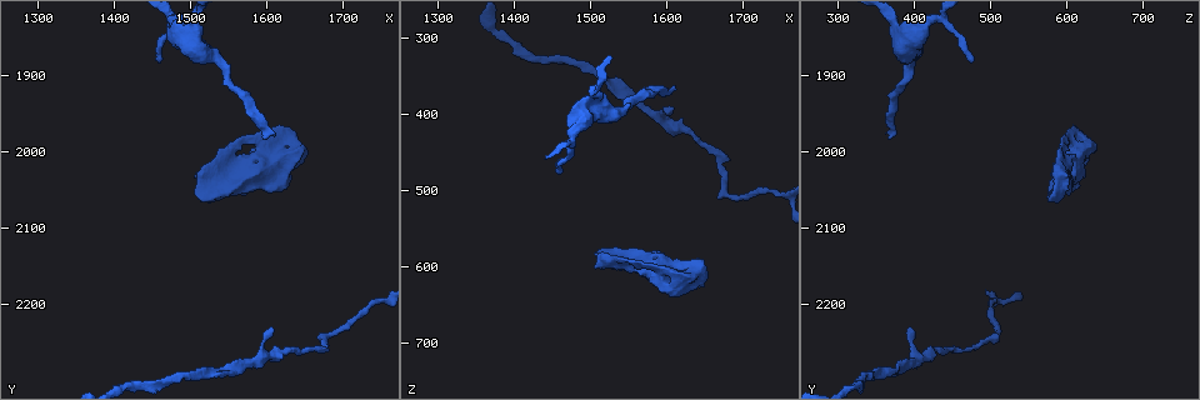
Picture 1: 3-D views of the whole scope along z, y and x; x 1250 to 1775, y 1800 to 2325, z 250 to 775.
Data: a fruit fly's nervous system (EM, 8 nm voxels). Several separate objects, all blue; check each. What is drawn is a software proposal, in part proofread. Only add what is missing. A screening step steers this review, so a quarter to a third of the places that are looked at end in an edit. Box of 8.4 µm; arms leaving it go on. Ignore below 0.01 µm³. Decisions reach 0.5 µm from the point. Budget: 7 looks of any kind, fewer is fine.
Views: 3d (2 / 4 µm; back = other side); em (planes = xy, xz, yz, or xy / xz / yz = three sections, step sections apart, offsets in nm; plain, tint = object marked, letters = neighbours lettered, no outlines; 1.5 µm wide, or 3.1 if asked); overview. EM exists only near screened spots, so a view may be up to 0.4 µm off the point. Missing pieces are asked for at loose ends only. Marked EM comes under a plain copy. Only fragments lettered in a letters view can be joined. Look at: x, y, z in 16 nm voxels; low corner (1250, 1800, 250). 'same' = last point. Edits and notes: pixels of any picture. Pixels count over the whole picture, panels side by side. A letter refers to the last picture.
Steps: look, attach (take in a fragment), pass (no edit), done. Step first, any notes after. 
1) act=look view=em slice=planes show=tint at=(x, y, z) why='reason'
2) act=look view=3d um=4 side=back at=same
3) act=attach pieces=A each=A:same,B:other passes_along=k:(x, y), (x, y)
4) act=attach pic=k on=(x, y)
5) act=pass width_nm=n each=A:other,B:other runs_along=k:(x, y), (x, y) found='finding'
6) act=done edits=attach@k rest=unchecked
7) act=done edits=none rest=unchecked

act=look view=3d um=2 at=(1600, 1985, 365) why='branch stops here'

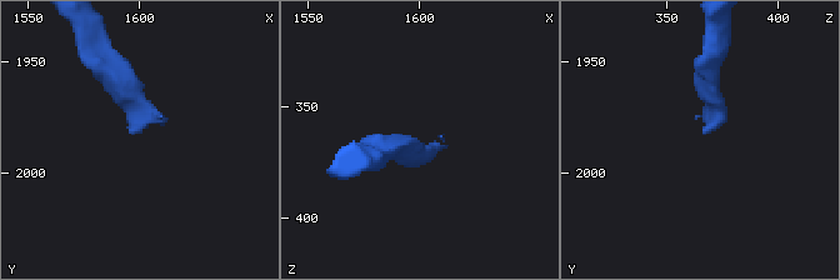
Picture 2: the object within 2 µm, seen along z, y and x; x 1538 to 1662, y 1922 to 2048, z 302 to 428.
act=look view=em slice=xz step=4 show=tint at=(1599, 1982, 365) why='need the tissue'

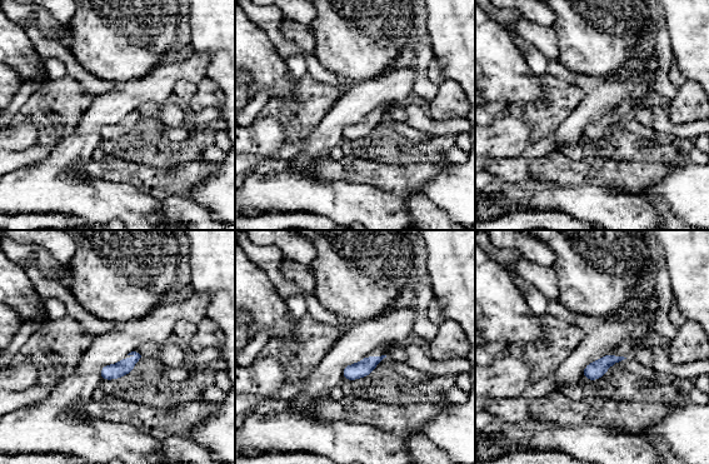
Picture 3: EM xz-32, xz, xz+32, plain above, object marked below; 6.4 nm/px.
act=look view=em slice=xz step=4 show=letters at=same

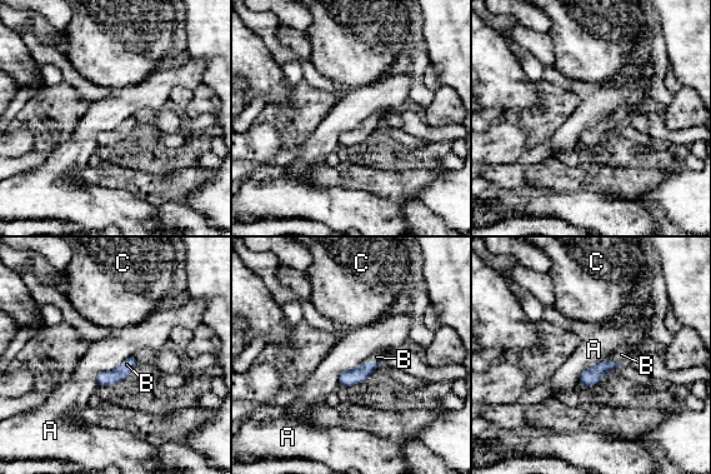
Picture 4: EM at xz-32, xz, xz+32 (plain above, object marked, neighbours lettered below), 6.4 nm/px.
act=attach pieces=B each=A:other,B:same,C:other passes_along=4:(361, 373), (371, 363), (376, 357) found='it goes on there'

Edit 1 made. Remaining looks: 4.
act=look view=em um=3.1 slice=planes show=letters at=(1605, 2230, 395) why='tapers out'

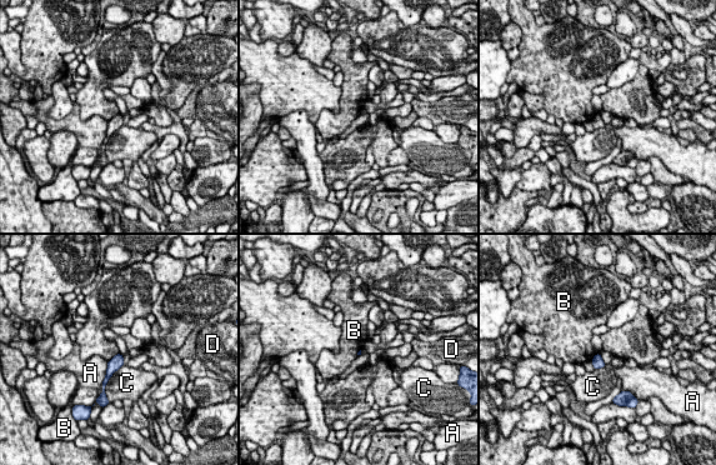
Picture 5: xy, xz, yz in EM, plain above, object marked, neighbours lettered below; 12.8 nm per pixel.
act=pass each=A:other,B:other,C:other,D:other found='none of them fits'

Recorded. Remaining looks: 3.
act=look view=3d um=4 at=(1455, 1885, 480) why='tapers out'

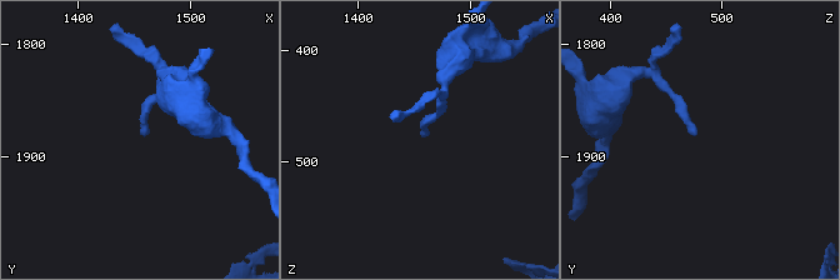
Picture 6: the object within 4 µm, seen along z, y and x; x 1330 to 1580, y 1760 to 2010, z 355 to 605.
act=look view=em slice=planes show=letters at=(1458, 1884, 476)

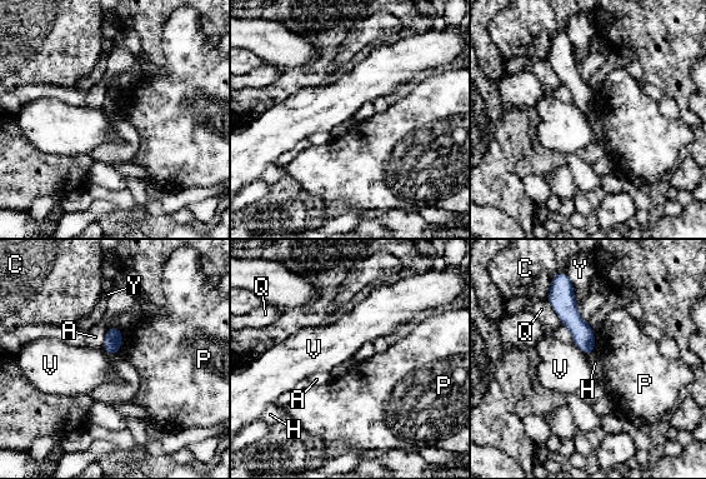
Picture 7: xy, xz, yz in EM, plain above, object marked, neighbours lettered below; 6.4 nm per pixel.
act=pass each=A:other,C:other,H:other,P:other,Q:other,V:other,Y:other runs_along=7:(567, 288), (567, 312), (587, 350) found='none of them fits'

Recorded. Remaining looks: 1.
act=done edits=attach@4 rest=unchecked

